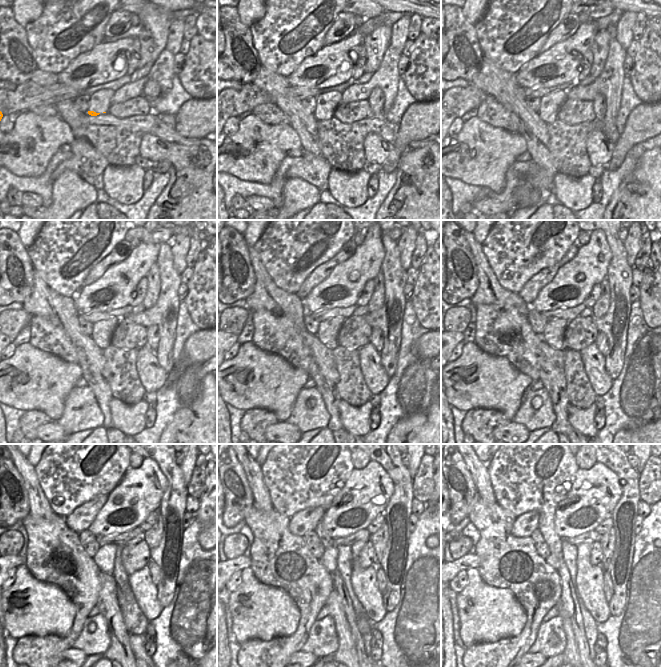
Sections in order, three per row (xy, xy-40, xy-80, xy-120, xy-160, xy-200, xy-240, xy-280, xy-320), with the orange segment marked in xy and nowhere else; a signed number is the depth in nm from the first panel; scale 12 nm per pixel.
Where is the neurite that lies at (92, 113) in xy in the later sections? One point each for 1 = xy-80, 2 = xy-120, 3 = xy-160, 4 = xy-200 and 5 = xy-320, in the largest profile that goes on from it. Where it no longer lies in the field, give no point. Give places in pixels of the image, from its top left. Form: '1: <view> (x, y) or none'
1: xy-80 (548, 117)
2: xy-120 (103, 342)
3: xy-160 (329, 330)
4: xy-200 (553, 335)
5: xy-320 (551, 559)

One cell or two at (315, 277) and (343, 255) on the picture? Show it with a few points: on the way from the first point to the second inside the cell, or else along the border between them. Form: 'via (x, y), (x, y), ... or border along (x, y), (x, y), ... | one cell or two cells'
via (322, 271), (336, 259) | one cell

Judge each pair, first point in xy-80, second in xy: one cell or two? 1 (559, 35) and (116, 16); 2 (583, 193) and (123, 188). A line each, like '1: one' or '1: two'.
1: one
2: one

